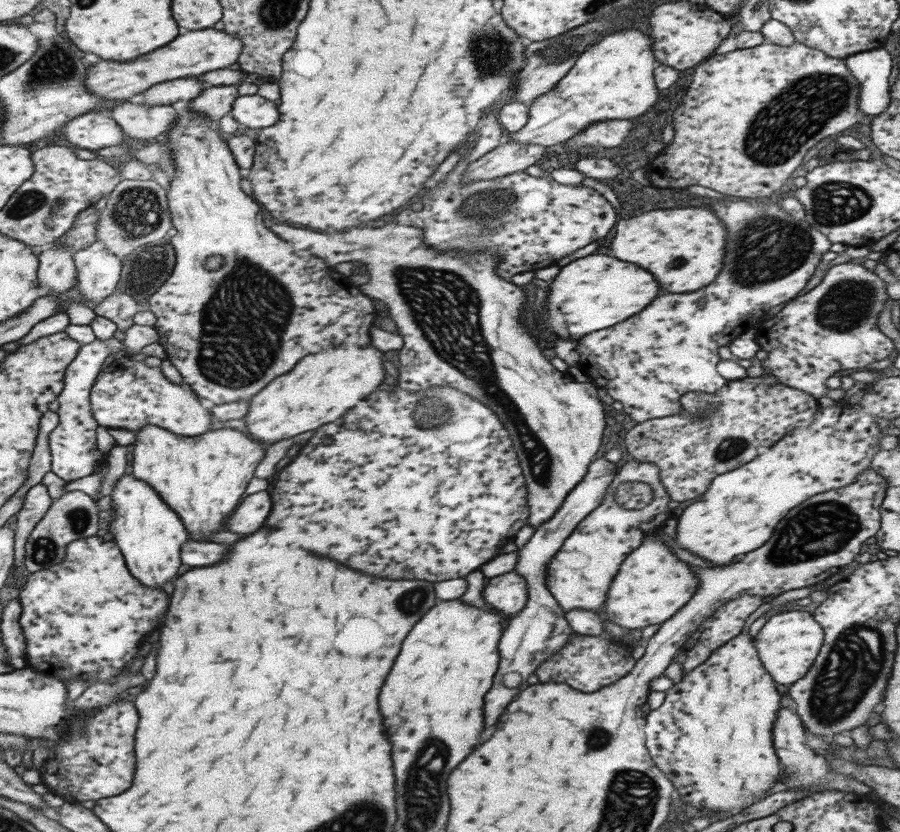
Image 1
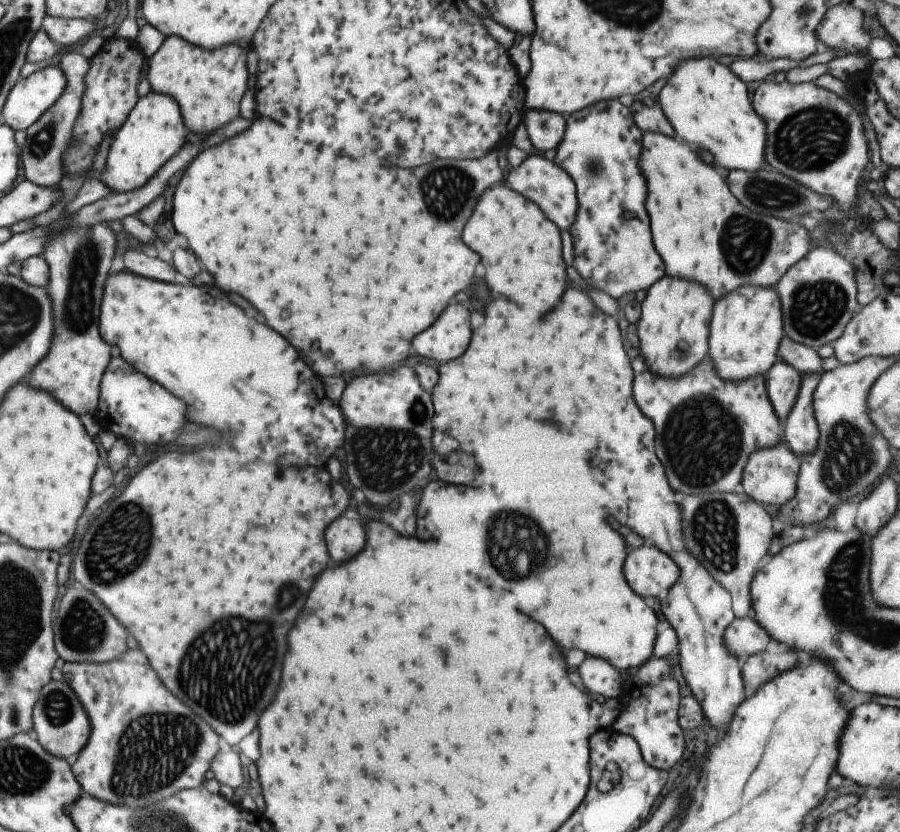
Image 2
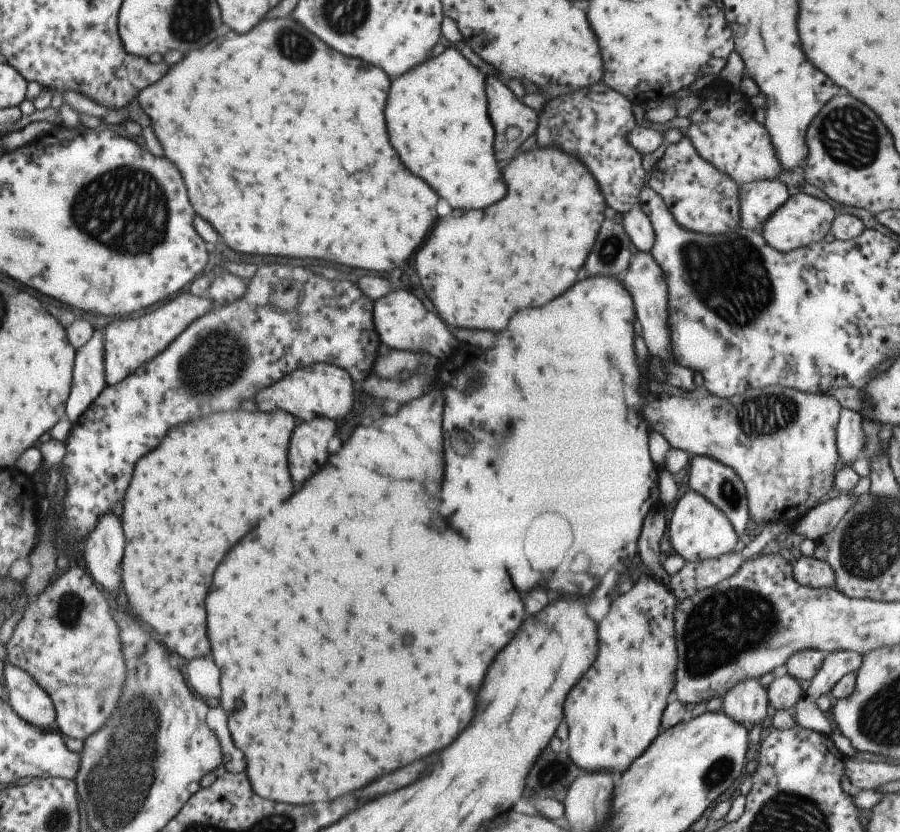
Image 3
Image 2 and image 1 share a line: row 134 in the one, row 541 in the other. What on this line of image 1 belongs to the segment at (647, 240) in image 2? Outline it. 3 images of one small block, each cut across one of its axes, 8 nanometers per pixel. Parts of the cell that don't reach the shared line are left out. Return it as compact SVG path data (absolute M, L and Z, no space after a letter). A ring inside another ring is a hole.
M629 460L621 466L621 470L617 470L613 482L607 486L601 506L597 506L591 514L587 514L573 528L573 532L563 540L561 550L557 550L557 554L549 560L545 586L565 614L567 614L567 610L573 610L573 608L599 610L603 606L605 594L609 590L613 576L619 570L619 564L633 548L637 548L641 544L641 540L645 538L647 532L653 532L657 526L663 524L663 520L669 516L669 510L667 510L669 500L671 498L669 498L667 490L659 482L659 468L655 464ZM623 482L649 484L653 488L653 500L645 508L639 508L639 510L621 508L615 502L613 492Z

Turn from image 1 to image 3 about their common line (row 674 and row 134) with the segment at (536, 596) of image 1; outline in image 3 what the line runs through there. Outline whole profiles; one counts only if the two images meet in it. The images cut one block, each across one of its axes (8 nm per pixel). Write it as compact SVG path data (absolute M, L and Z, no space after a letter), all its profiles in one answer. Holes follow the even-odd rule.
M487 68L487 78L485 78L485 94L487 94L487 112L489 120L495 130L493 138L493 150L495 158L507 158L511 152L529 136L535 132L535 124L539 124L539 112L533 108L521 104L521 96L513 96L513 92L497 80L491 70ZM517 126L521 130L517 140L505 140L505 128Z

